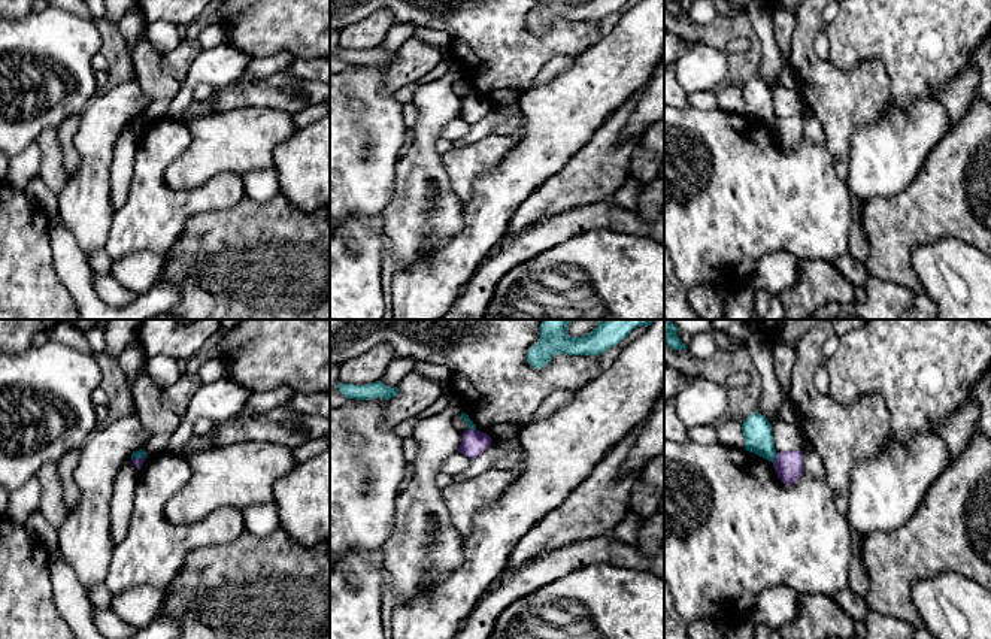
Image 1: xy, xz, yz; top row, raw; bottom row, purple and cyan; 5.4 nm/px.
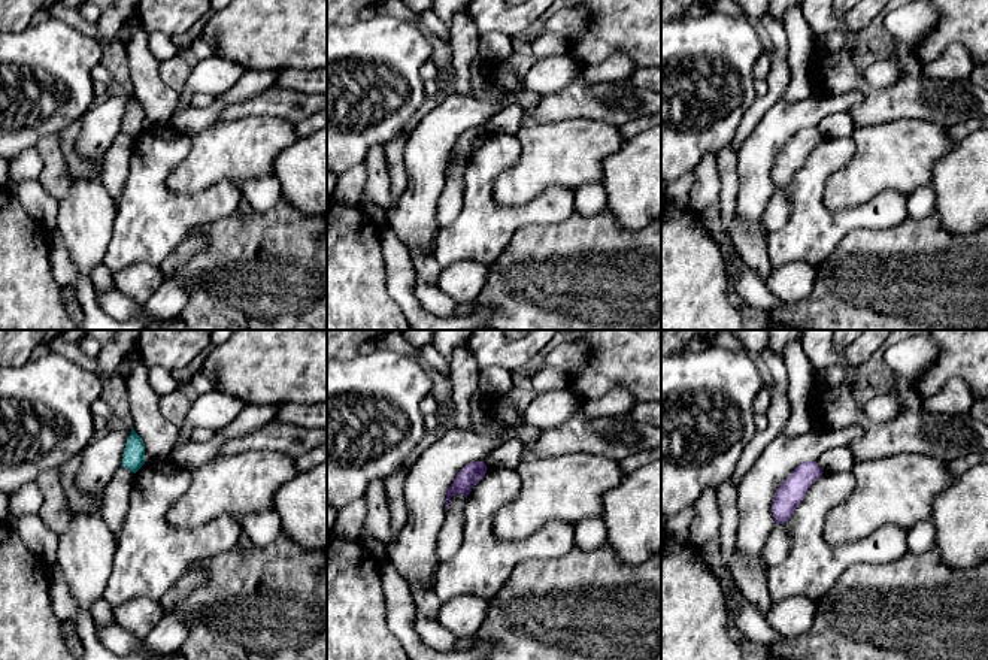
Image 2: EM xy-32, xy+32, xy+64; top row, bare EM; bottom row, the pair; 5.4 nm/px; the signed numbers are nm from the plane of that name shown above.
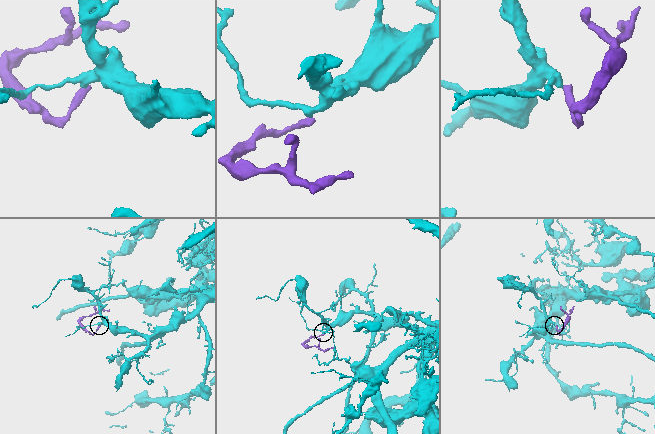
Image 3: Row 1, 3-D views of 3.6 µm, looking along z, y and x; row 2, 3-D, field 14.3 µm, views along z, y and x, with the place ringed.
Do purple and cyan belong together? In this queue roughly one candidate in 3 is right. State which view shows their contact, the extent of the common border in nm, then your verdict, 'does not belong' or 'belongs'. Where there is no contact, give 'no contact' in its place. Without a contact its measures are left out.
meets purple in yz; contact 60 nm long; does not belong

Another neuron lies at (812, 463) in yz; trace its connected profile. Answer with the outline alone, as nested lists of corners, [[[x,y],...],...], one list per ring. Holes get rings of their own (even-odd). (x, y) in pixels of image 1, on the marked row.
[[[816,451],[803,452],[803,467],[804,467],[806,473],[809,473],[821,481],[825,481],[827,472],[825,472],[822,460],[816,454]]]

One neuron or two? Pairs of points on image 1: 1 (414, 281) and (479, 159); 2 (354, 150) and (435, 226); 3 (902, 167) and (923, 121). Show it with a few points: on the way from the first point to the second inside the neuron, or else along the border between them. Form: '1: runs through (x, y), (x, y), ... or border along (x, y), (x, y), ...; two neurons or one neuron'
1: border along (485, 172), (475, 181), (473, 193), (464, 202); two neurons
2: border along (402, 156), (396, 164), (394, 196), (379, 218); two neurons
3: runs through (902, 156), (902, 144), (912, 133); one neuron

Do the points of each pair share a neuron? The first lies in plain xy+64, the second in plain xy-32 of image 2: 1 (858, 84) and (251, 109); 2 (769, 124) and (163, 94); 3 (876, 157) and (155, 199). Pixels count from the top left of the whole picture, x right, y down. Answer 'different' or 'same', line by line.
1: same
2: different
3: different

